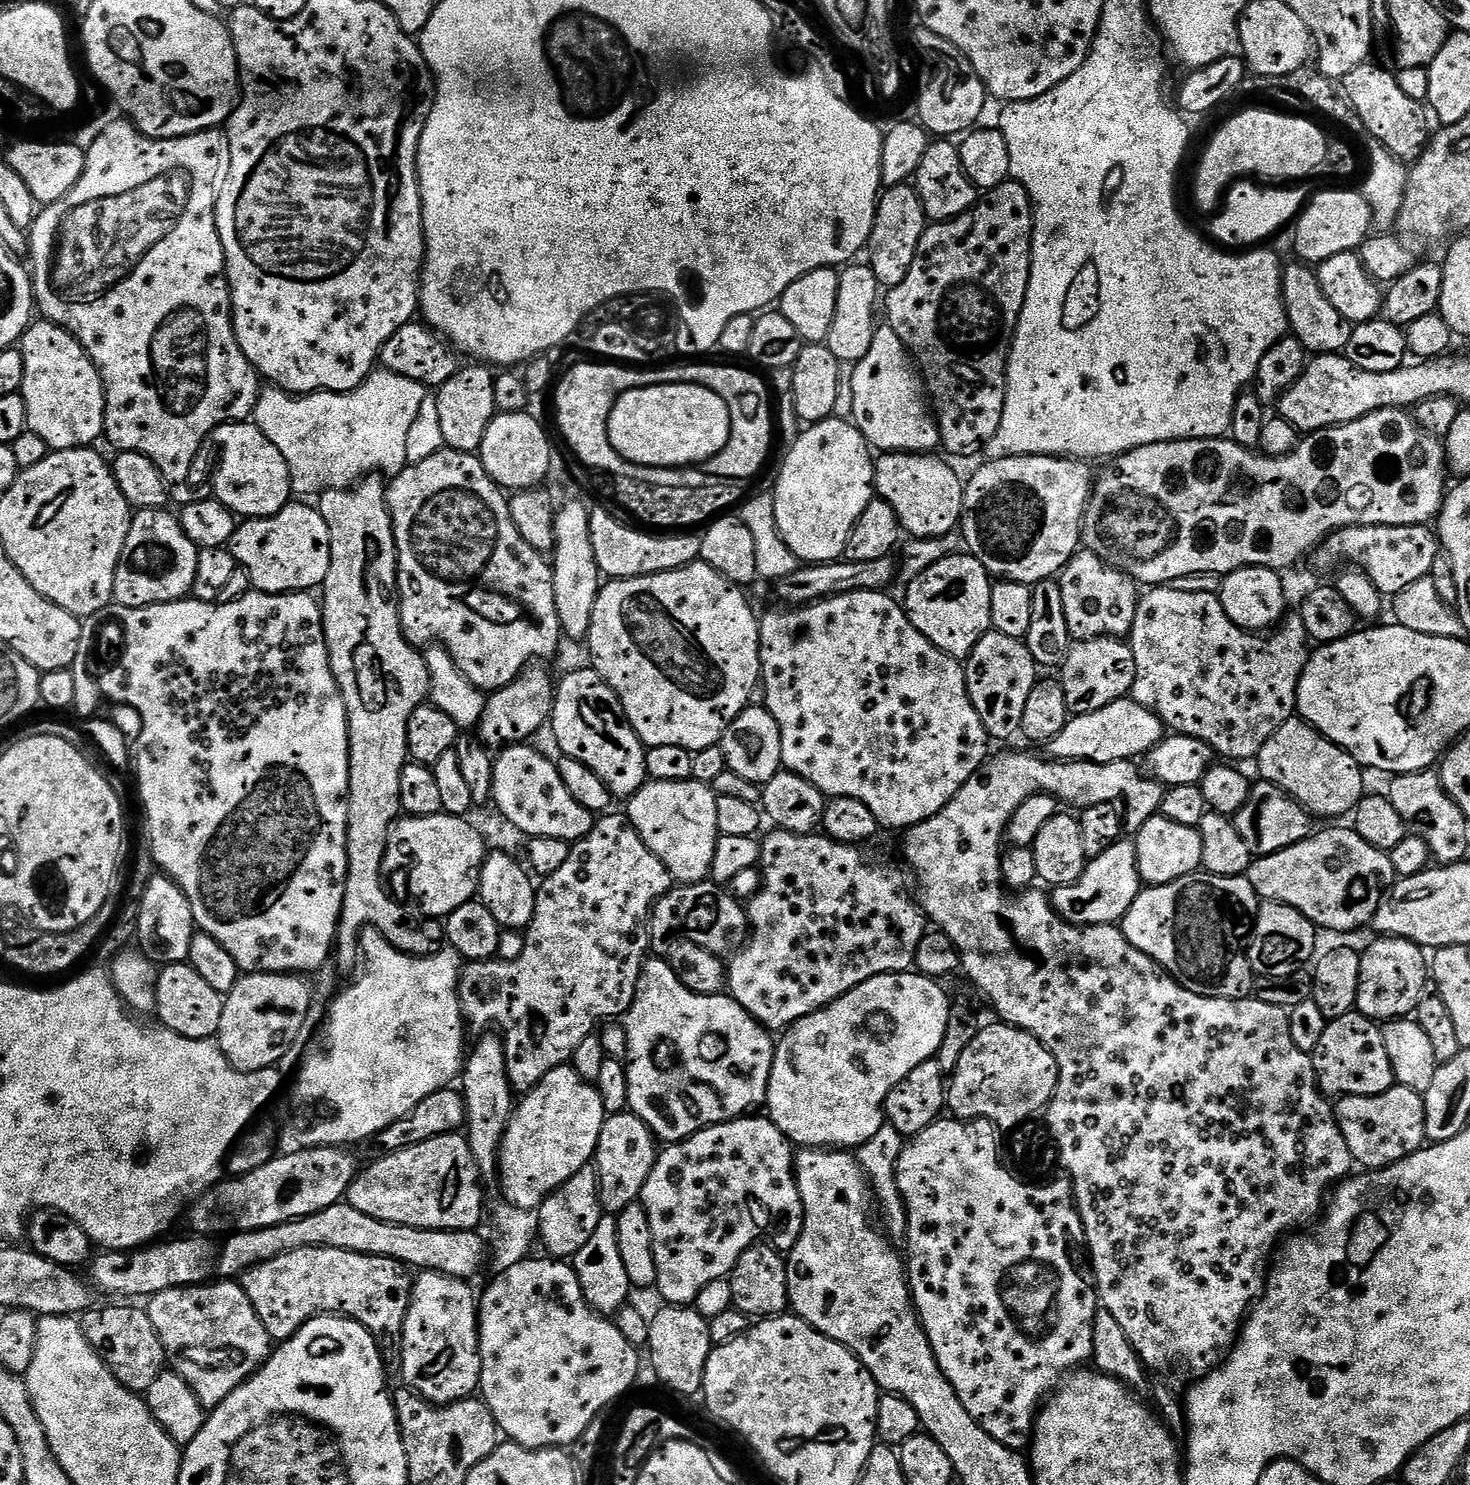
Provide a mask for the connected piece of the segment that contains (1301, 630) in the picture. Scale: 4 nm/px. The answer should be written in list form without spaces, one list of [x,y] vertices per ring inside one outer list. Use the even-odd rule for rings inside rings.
[[[1152,586],[1148,592],[1136,601],[1136,613],[1134,614],[1134,626],[1130,633],[1130,643],[1134,650],[1134,662],[1136,663],[1136,677],[1130,693],[1131,699],[1136,700],[1142,706],[1156,713],[1156,717],[1164,723],[1165,729],[1171,730],[1177,736],[1189,736],[1198,738],[1212,747],[1217,757],[1228,762],[1240,762],[1236,760],[1255,761],[1260,755],[1262,746],[1271,738],[1286,721],[1293,719],[1296,712],[1296,695],[1298,694],[1298,682],[1302,678],[1302,670],[1306,670],[1306,662],[1310,655],[1310,641],[1306,634],[1306,626],[1302,626],[1302,618],[1299,614],[1285,615],[1282,623],[1271,634],[1260,635],[1247,632],[1245,628],[1239,628],[1226,614],[1226,610],[1220,605],[1220,597],[1215,591],[1191,592],[1190,590],[1178,590],[1174,586]]]

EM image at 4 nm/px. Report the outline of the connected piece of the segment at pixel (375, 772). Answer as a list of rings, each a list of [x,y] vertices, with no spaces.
[[[373,474],[365,476],[359,484],[353,484],[350,488],[333,488],[327,492],[319,493],[318,507],[322,518],[326,518],[326,526],[330,530],[332,539],[332,553],[330,554],[330,570],[326,574],[322,585],[322,611],[324,614],[324,637],[328,643],[328,657],[334,678],[340,687],[342,698],[346,702],[348,711],[348,741],[350,742],[350,782],[348,783],[348,877],[344,887],[344,905],[340,915],[340,926],[336,929],[336,943],[334,945],[334,964],[342,971],[348,972],[352,967],[355,969],[360,956],[360,933],[365,928],[376,928],[384,935],[391,944],[397,946],[407,946],[411,955],[414,956],[433,956],[435,952],[441,951],[445,947],[446,937],[444,934],[444,925],[436,918],[421,918],[419,915],[411,916],[402,905],[396,900],[388,897],[388,892],[384,889],[385,881],[382,879],[380,867],[384,861],[386,846],[388,845],[388,836],[392,833],[392,826],[401,815],[400,807],[400,772],[404,765],[409,763],[408,743],[406,742],[406,730],[410,722],[410,714],[418,710],[421,704],[429,699],[432,679],[428,673],[428,667],[424,661],[423,655],[413,645],[409,644],[404,638],[404,632],[400,629],[400,609],[398,607],[398,592],[396,587],[396,543],[394,542],[394,530],[392,529],[392,519],[388,513],[388,497],[386,495],[386,484],[379,475]]]

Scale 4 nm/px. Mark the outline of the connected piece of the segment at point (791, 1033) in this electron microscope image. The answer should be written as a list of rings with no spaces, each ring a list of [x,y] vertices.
[[[915,970],[887,972],[854,986],[854,990],[842,994],[832,1004],[827,1004],[826,1007],[820,1008],[814,1014],[794,1022],[781,1035],[784,1036],[781,1040],[779,1037],[772,1053],[772,1069],[770,1070],[768,1098],[766,1101],[766,1109],[768,1108],[768,1112],[766,1112],[767,1119],[771,1120],[774,1126],[778,1126],[778,1130],[782,1130],[782,1134],[789,1142],[804,1150],[809,1148],[856,1150],[859,1149],[860,1145],[865,1144],[867,1140],[874,1138],[874,1134],[878,1134],[880,1127],[886,1123],[884,1103],[890,1094],[890,1090],[894,1090],[894,1086],[898,1086],[898,1082],[902,1082],[902,1078],[906,1078],[906,1074],[910,1074],[910,1070],[922,1066],[922,1062],[933,1059],[938,1049],[942,1046],[942,1038],[946,1034],[946,1022],[950,1018],[953,1001],[948,1000],[948,996],[944,993],[944,988],[940,984],[943,983],[937,982],[931,976],[922,976]]]

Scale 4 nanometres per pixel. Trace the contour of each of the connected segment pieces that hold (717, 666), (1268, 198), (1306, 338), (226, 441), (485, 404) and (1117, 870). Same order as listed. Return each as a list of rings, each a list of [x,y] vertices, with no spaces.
[[[697,562],[687,564],[685,568],[679,568],[673,572],[659,572],[653,576],[635,576],[629,580],[609,579],[601,587],[598,598],[594,602],[594,618],[590,622],[590,630],[586,637],[586,645],[592,651],[591,667],[605,680],[619,698],[624,707],[626,718],[630,726],[638,734],[638,738],[648,748],[654,746],[682,746],[694,753],[703,748],[709,748],[719,744],[724,737],[724,731],[738,718],[738,714],[749,707],[752,691],[757,691],[761,683],[760,675],[760,621],[757,613],[752,613],[748,600],[743,596],[737,585],[729,582],[718,570],[714,570],[709,564]]]
[[[1240,180],[1233,183],[1225,195],[1222,212],[1212,224],[1212,234],[1218,240],[1219,245],[1226,248],[1238,246],[1246,248],[1270,234],[1274,233],[1284,224],[1289,224],[1299,215],[1307,201],[1308,194],[1300,189],[1300,186],[1292,186],[1290,190],[1280,190],[1278,186],[1264,186],[1260,188],[1250,180]]]
[[[1295,262],[1283,269],[1282,285],[1284,290],[1284,313],[1288,316],[1288,326],[1291,335],[1312,354],[1343,353],[1346,342],[1350,342],[1353,325],[1349,324],[1334,306],[1322,294],[1322,286],[1318,282],[1315,271],[1307,263]]]
[[[233,422],[218,426],[214,440],[220,443],[215,499],[240,518],[273,516],[290,503],[294,493],[286,458],[278,454],[278,446],[274,446],[274,442],[270,442],[255,423]]]
[[[480,362],[473,365],[473,368],[461,367],[460,371],[454,373],[435,393],[436,424],[440,427],[443,443],[456,452],[469,454],[479,453],[482,438],[486,438],[486,430],[498,414],[494,402],[496,376],[493,369]]]
[[[1121,838],[1117,844],[1110,846],[1110,850],[1106,850],[1106,854],[1098,854],[1098,858],[1085,864],[1084,873],[1080,875],[1078,882],[1057,887],[1053,891],[1056,893],[1051,893],[1050,899],[1056,913],[1067,924],[1119,925],[1141,890],[1142,881],[1138,874],[1136,845],[1131,839]]]

